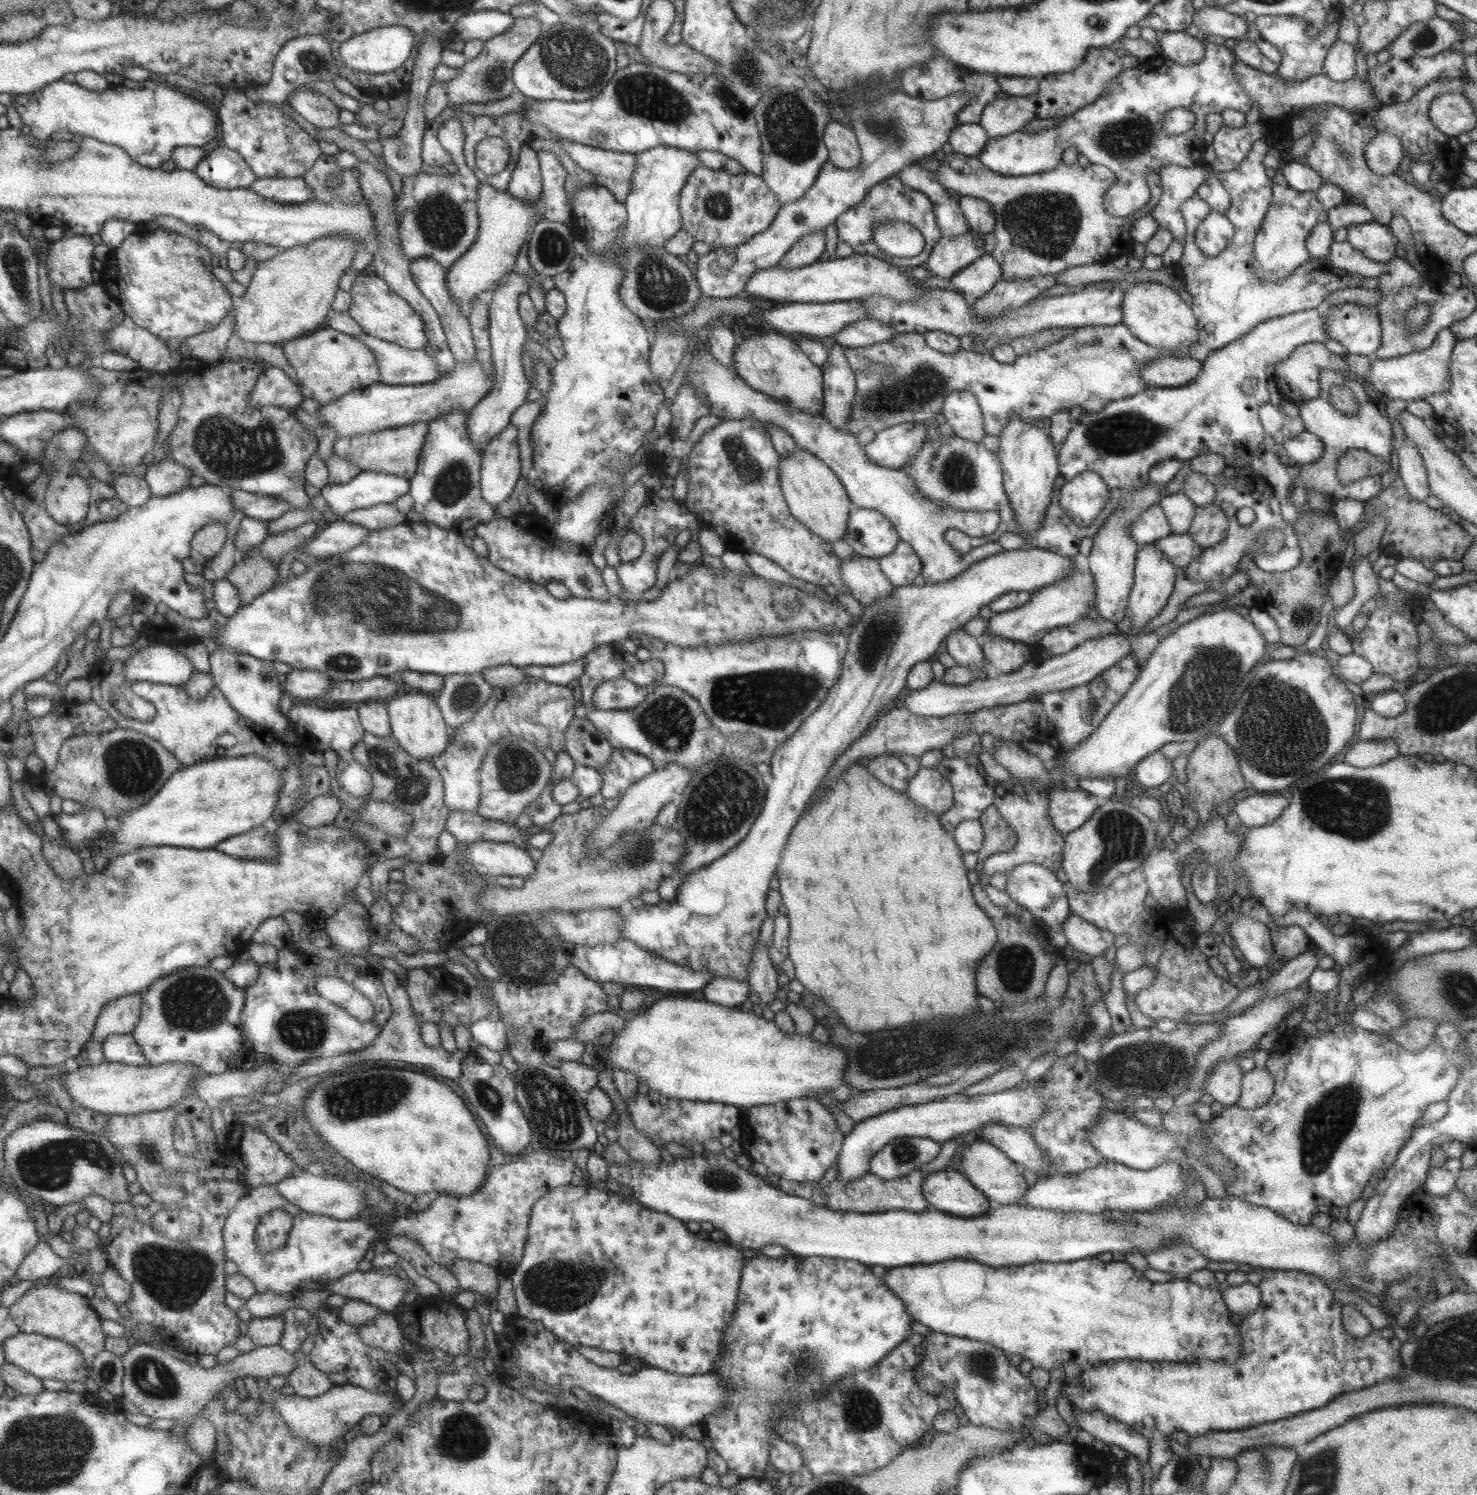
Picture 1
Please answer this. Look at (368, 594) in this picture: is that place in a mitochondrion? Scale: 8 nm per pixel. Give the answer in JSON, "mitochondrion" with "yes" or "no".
{"mitochondrion":"yes"}

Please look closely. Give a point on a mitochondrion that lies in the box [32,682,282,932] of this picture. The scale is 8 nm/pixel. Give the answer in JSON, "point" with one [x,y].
{"point":[133,767]}

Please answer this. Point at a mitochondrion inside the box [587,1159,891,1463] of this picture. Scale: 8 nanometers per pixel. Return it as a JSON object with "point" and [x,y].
{"point":[861,1411]}

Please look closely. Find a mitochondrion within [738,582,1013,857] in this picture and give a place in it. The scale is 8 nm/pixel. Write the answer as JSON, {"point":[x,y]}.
{"point":[879,633]}

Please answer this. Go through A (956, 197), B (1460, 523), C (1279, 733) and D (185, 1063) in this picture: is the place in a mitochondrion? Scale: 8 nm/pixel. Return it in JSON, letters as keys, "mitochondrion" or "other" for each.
{"A":"other","B":"other","C":"mitochondrion","D":"other"}

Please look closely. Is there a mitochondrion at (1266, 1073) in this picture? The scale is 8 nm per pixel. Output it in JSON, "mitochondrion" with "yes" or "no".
{"mitochondrion":"no"}

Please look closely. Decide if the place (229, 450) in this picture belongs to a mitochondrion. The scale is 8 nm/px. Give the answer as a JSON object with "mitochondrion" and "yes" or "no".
{"mitochondrion":"yes"}

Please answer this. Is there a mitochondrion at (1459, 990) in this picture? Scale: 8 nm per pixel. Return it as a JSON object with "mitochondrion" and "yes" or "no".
{"mitochondrion":"yes"}

